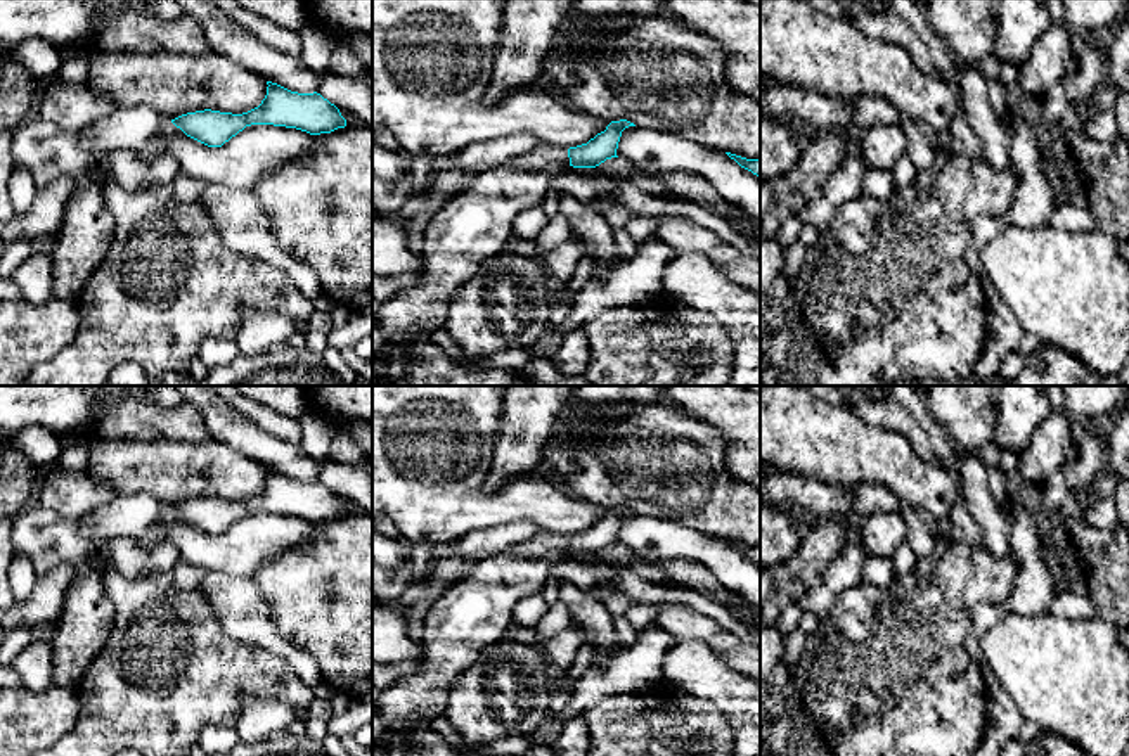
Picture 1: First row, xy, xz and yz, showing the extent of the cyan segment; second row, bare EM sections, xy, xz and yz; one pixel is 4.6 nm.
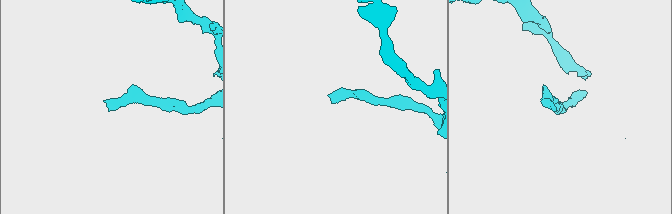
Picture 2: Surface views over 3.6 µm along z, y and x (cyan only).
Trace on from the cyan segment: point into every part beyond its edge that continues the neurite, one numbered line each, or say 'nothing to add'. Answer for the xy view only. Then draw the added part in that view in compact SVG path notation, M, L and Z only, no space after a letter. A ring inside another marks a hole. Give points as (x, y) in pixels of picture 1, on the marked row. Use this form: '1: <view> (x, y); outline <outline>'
1: xy (154, 146); outline M163 118L158 130L151 135L145 145L135 152L142 157L158 157L168 154L165 140L173 135L175 128L177 126L171 123L170 118Z

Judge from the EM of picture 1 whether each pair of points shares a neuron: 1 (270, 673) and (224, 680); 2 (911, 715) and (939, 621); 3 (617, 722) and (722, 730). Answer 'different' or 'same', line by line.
1: same
2: same
3: same

